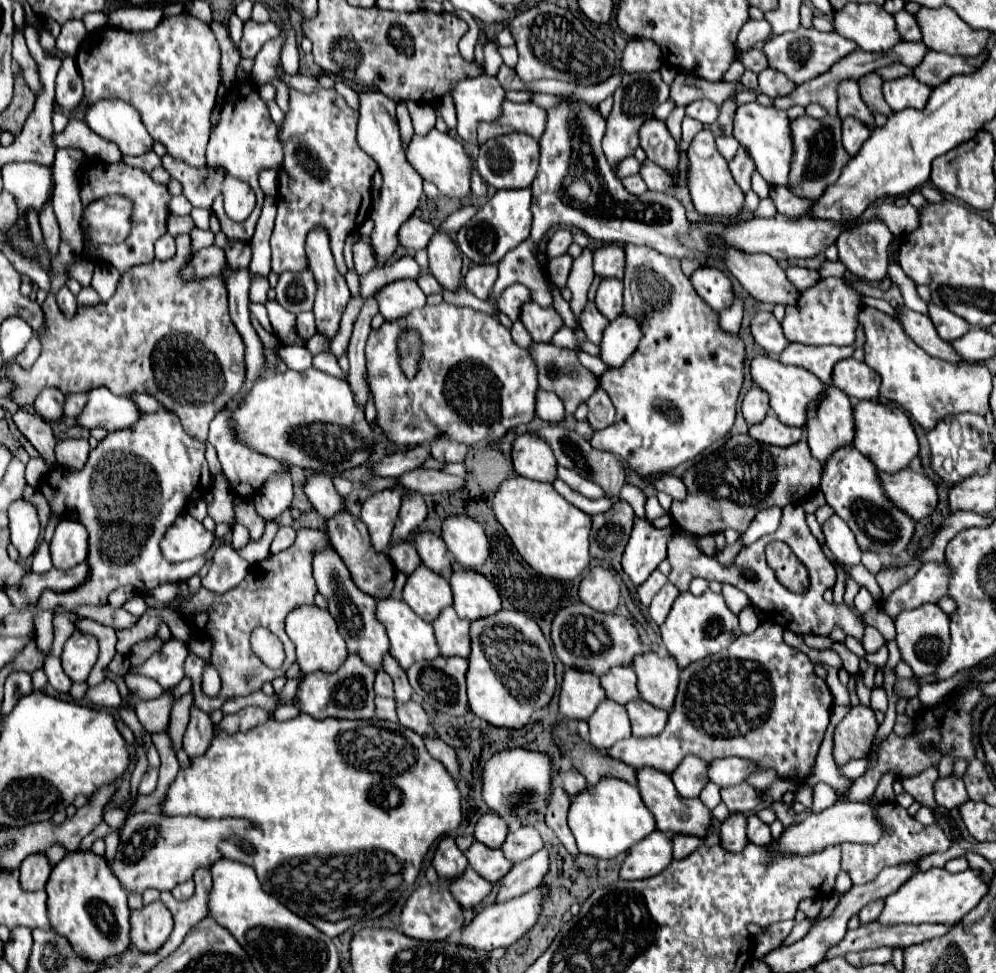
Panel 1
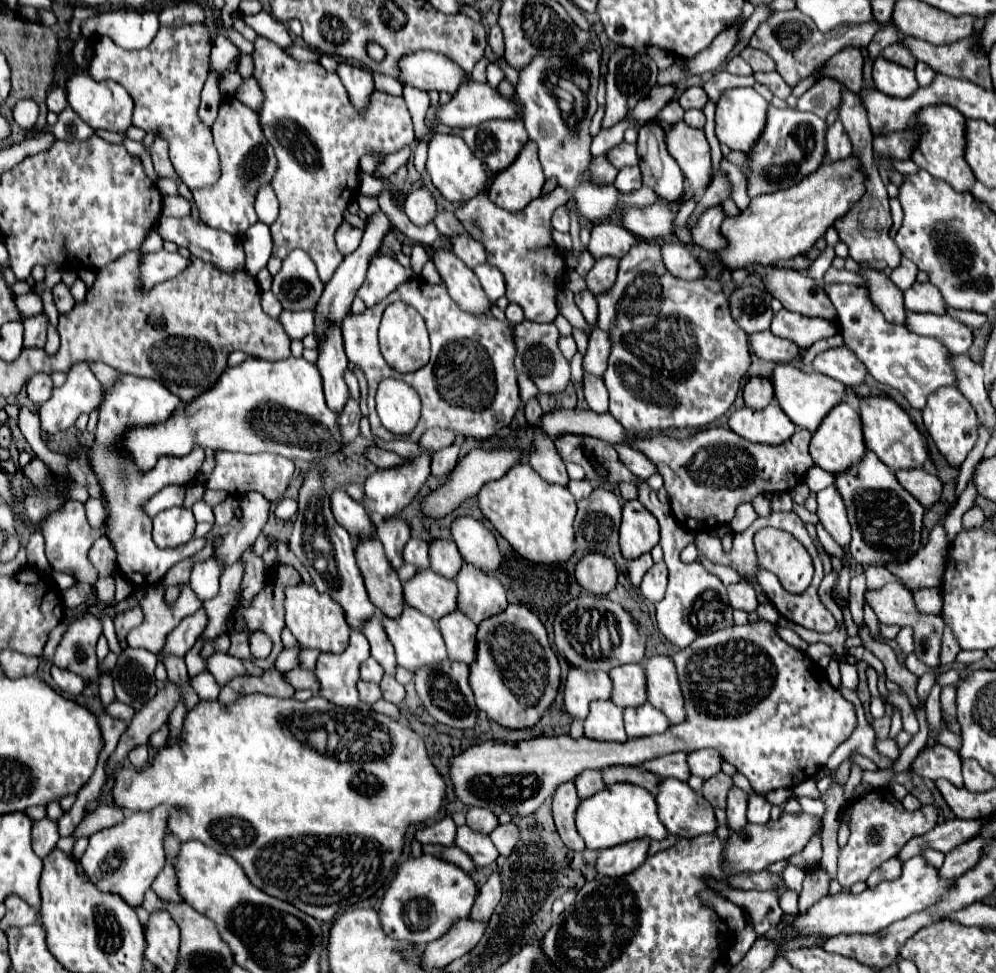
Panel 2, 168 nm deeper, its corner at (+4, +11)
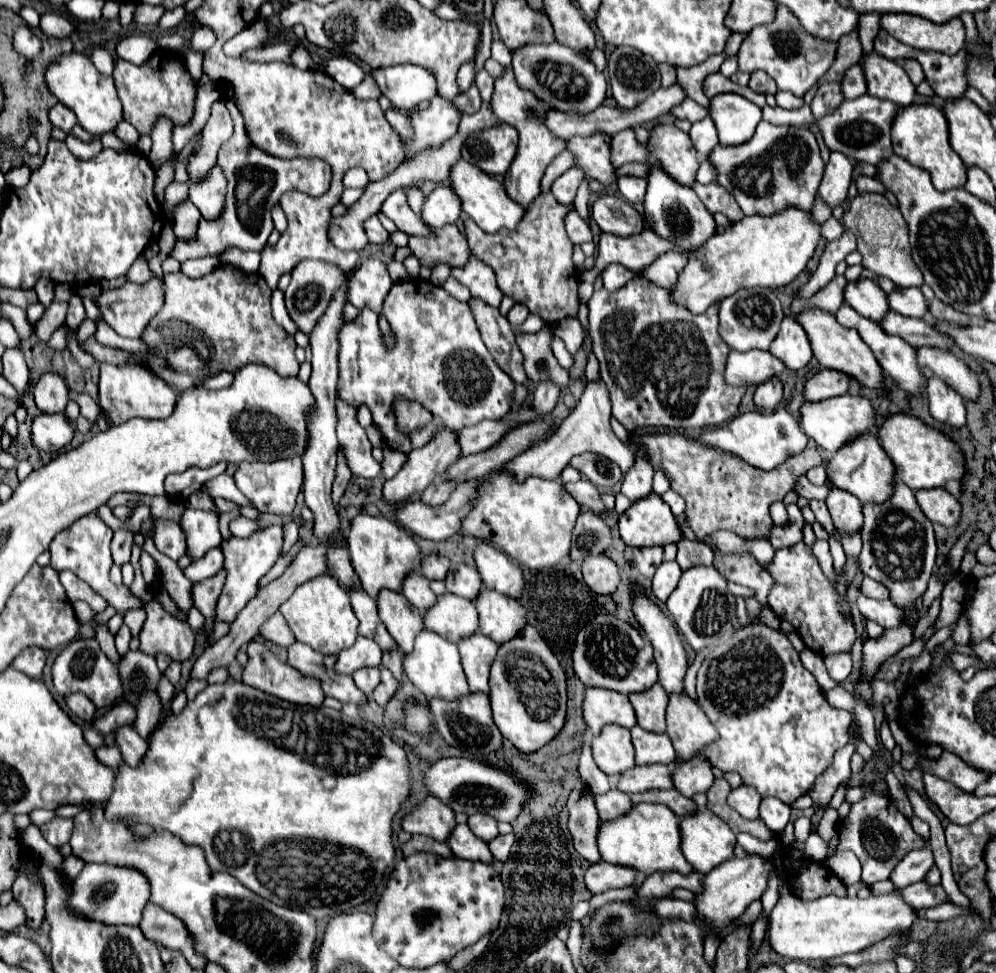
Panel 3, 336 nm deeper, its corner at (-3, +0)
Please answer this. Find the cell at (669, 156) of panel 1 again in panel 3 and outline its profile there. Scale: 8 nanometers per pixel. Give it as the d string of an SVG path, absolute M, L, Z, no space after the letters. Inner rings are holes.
M659 164L651 166L647 176L645 216L651 230L659 232L659 236L671 236L671 240L679 240L679 244L683 244L683 248L689 250L699 248L705 240L709 240L715 234L715 220L707 212L705 204L699 200L695 190L673 180L667 172L663 172L663 166Z

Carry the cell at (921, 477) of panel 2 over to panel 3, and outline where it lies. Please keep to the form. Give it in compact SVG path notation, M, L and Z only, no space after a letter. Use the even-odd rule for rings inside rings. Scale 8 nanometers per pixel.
M931 488L931 490L917 490L915 498L923 510L923 514L937 524L943 526L957 526L961 516L961 506L945 488Z

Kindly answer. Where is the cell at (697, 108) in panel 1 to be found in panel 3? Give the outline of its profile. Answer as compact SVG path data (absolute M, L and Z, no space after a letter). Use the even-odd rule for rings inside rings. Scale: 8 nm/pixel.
M687 98L679 108L673 108L673 110L671 110L671 114L673 114L675 118L679 118L679 120L699 122L699 120L703 120L703 118L707 116L707 110L705 110L701 104L697 104L695 100Z

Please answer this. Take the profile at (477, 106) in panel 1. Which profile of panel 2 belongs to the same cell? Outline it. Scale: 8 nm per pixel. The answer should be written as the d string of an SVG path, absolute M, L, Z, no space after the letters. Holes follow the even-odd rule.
M416 51L410 57L400 57L400 83L418 87L422 91L448 91L456 93L464 81L464 71L452 63L448 57L434 51Z

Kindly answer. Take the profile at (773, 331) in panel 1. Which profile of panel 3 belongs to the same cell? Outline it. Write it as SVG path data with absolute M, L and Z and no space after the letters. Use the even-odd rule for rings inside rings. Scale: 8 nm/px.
M771 288L739 290L727 300L723 300L719 306L719 334L731 346L731 350L739 350L739 352L751 348L767 350L779 332L781 320L783 320L781 302Z

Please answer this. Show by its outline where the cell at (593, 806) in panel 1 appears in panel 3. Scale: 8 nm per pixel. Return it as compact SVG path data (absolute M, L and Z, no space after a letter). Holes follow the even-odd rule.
M651 802L635 804L635 808L631 808L617 820L601 822L597 834L597 848L605 862L631 866L639 872L645 872L647 876L657 870L677 870L681 874L693 872L691 864L681 854L679 844L681 844L679 818L667 806Z

